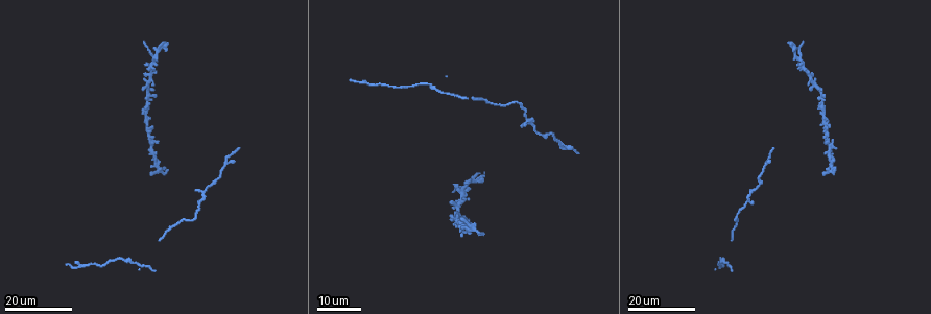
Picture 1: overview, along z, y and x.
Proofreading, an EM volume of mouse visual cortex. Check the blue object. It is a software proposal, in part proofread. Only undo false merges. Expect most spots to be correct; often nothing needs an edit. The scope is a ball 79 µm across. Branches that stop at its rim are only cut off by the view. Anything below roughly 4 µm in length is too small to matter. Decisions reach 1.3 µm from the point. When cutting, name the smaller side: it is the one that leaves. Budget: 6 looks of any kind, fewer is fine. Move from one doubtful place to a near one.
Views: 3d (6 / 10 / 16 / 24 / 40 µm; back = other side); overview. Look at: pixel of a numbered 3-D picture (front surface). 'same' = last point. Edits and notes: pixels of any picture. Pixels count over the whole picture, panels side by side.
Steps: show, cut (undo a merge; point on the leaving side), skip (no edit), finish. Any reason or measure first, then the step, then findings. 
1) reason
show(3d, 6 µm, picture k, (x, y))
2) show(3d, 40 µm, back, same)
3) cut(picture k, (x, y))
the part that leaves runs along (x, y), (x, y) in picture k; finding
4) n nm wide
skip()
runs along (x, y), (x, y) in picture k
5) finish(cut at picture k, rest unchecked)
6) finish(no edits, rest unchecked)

branch point
show(3d, 24 µm, picture 1, (801, 60))

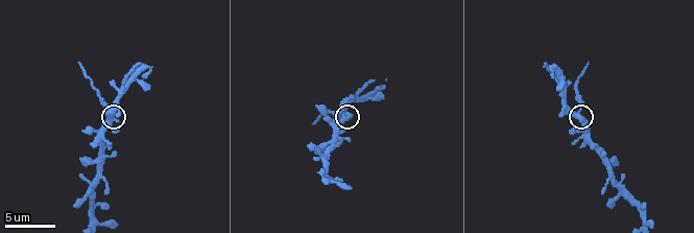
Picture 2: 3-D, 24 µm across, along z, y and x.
zoom in
show(3d, 10 µm, picture 2, (578, 112))

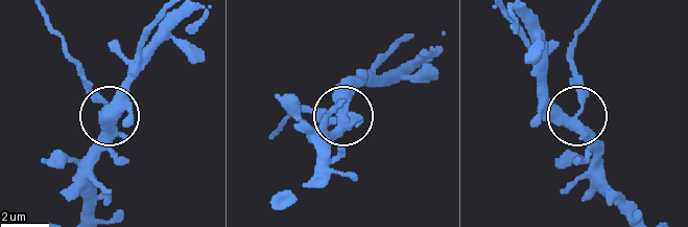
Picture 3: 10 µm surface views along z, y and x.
side arm 7 µm
cut(picture 3, (84, 82))
the part that leaves runs along (580, 105), (574, 35), (587, 17) in picture 3; two neurons meet here

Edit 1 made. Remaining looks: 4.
narrows sharply
show(3d, 16 µm, picture 1, (737, 222))

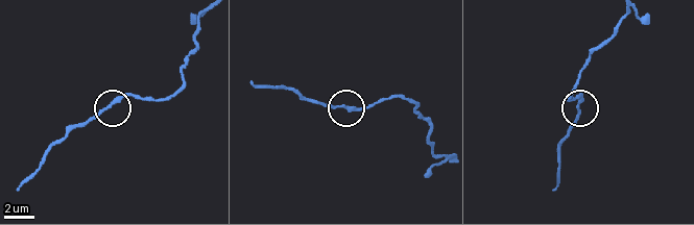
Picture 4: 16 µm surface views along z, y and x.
zoom in
show(3d, 10 µm, picture 4, (338, 105))

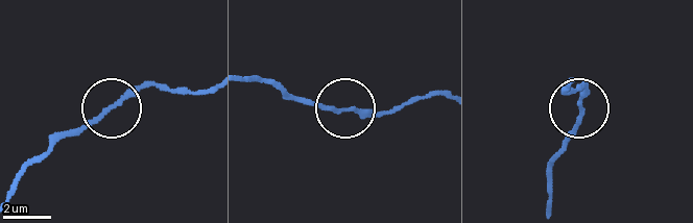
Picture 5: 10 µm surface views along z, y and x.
skip()
runs along (209, 88), (137, 88), (49, 149) in picture 5; continuous, no second neuron

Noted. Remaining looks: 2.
three-way junction
show(3d, 16 µm, picture 1, (204, 194))

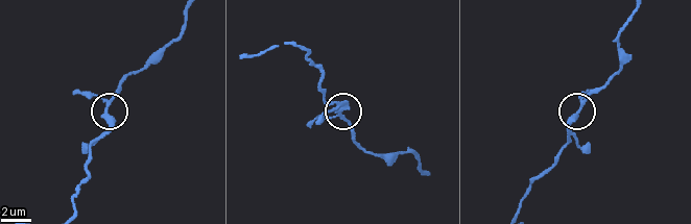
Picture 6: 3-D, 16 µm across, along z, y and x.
show(3d, 10 µm, picture 6, (108, 111))

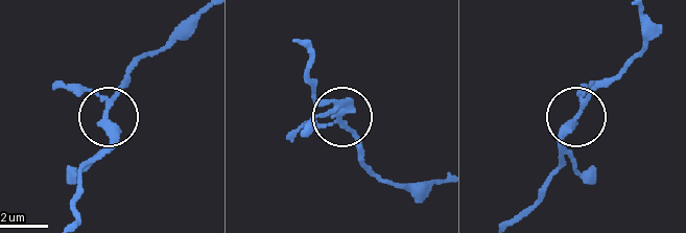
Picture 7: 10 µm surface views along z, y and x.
220 nm wide
skip()
runs along (57, 83), (87, 90), (107, 114), (128, 66) in picture 7; one neuron here

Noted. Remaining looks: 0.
finish(cut at picture 3, rest unchecked)

